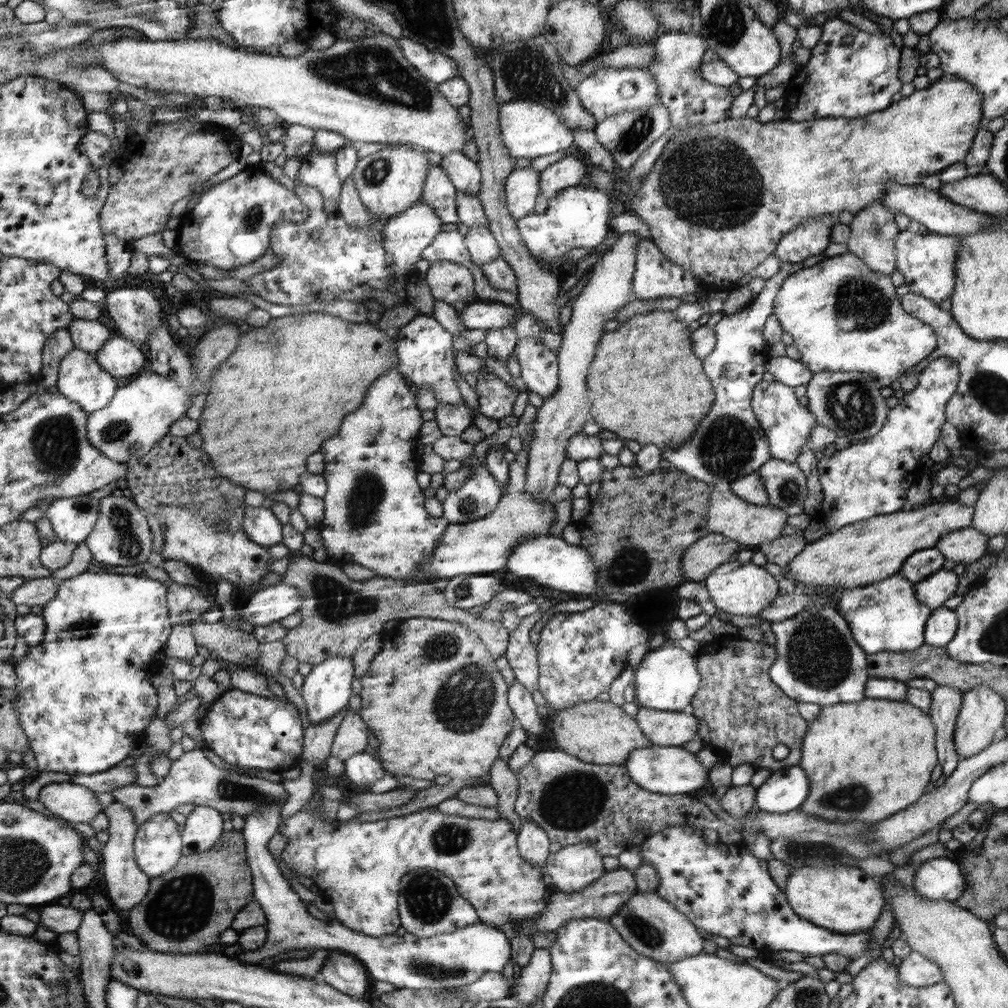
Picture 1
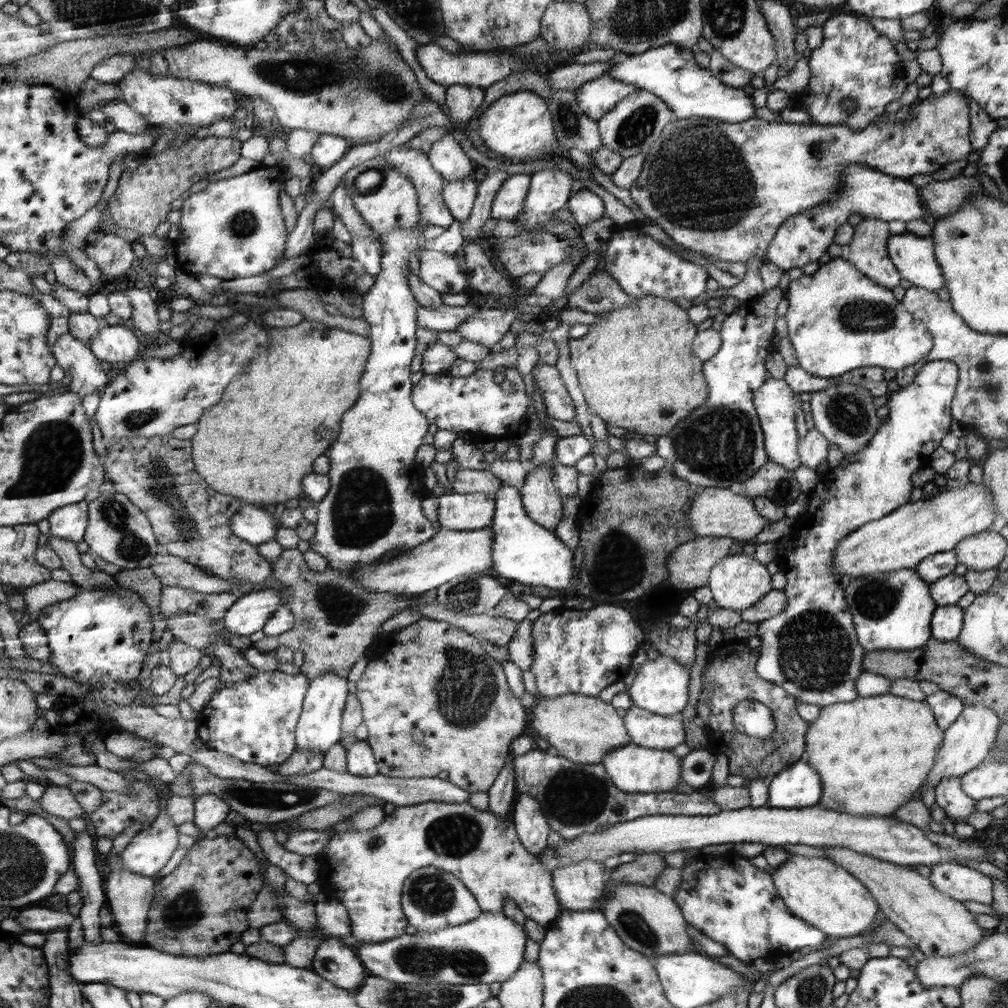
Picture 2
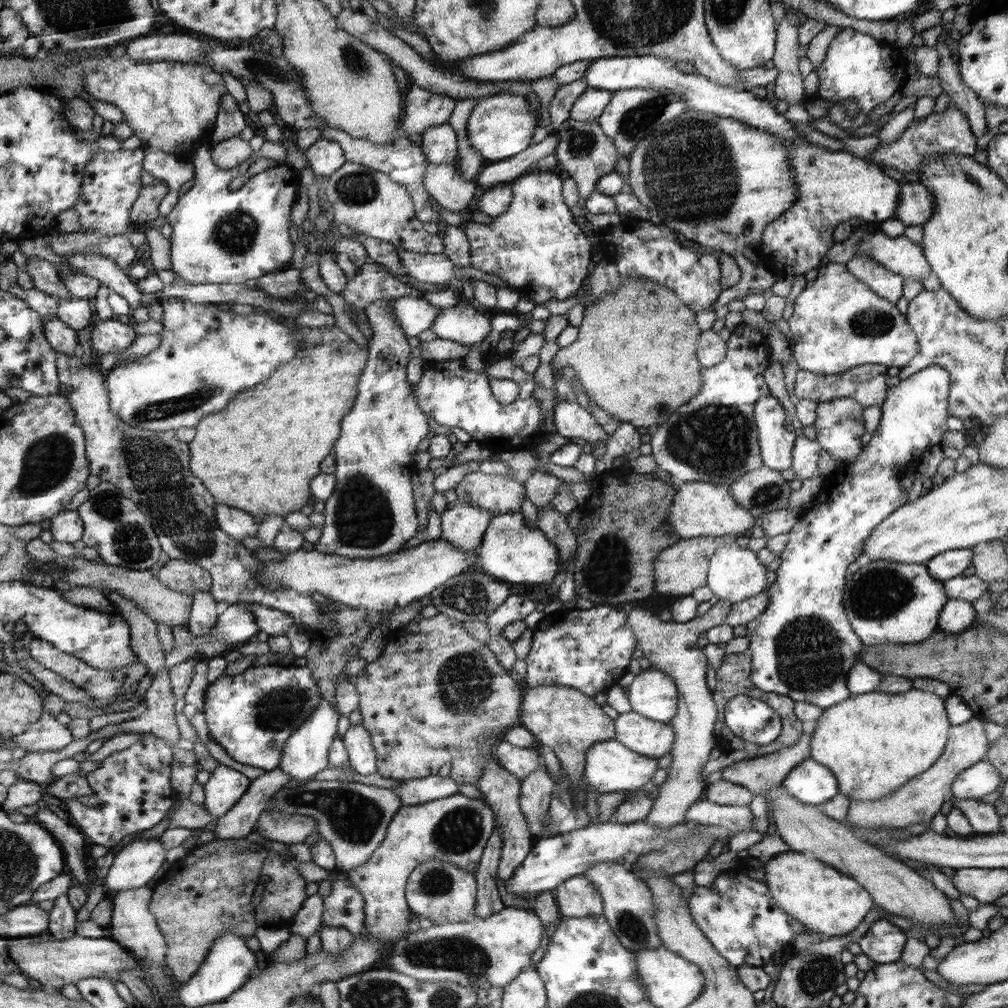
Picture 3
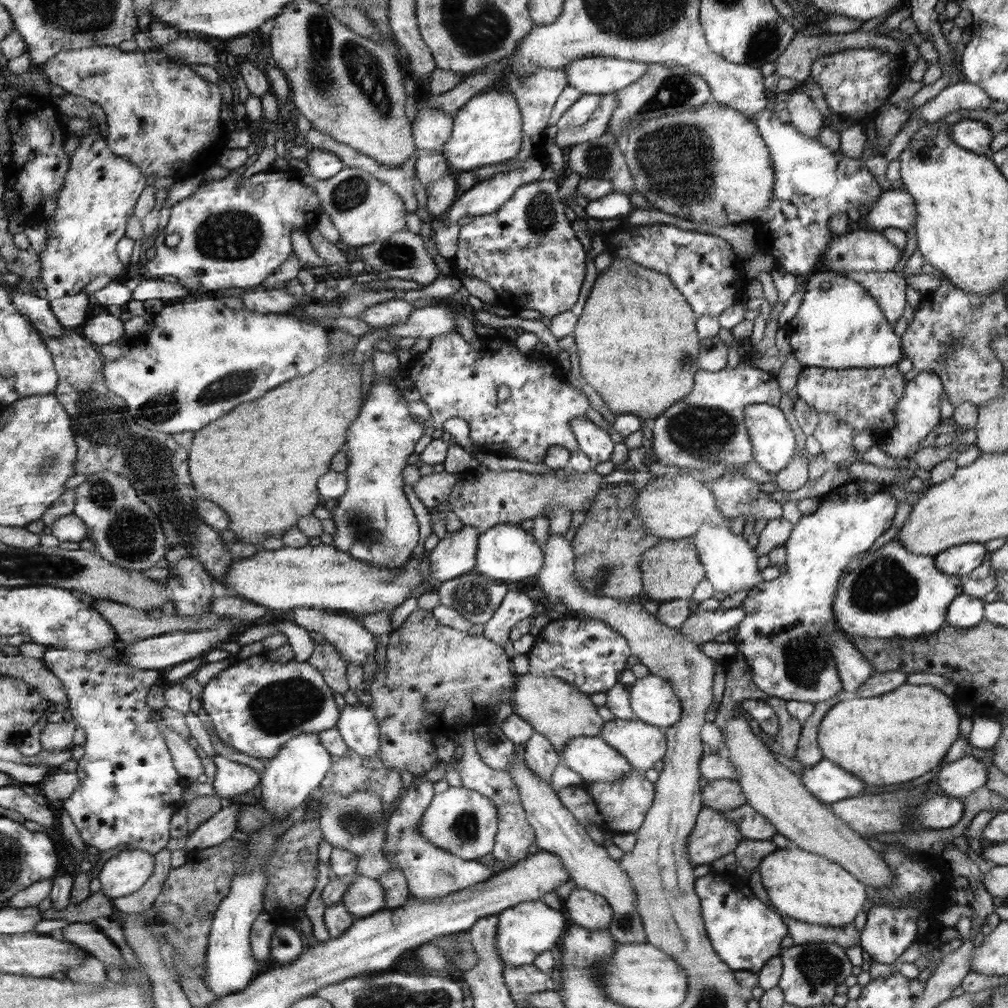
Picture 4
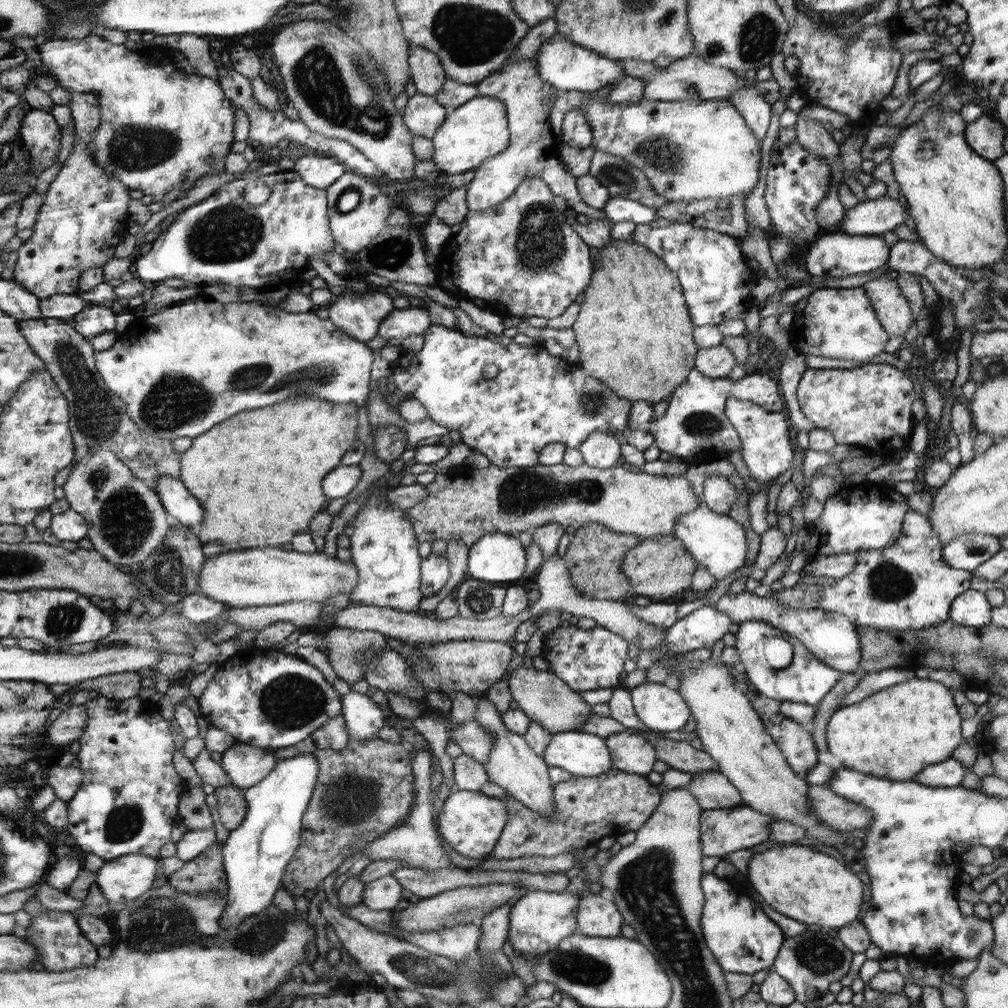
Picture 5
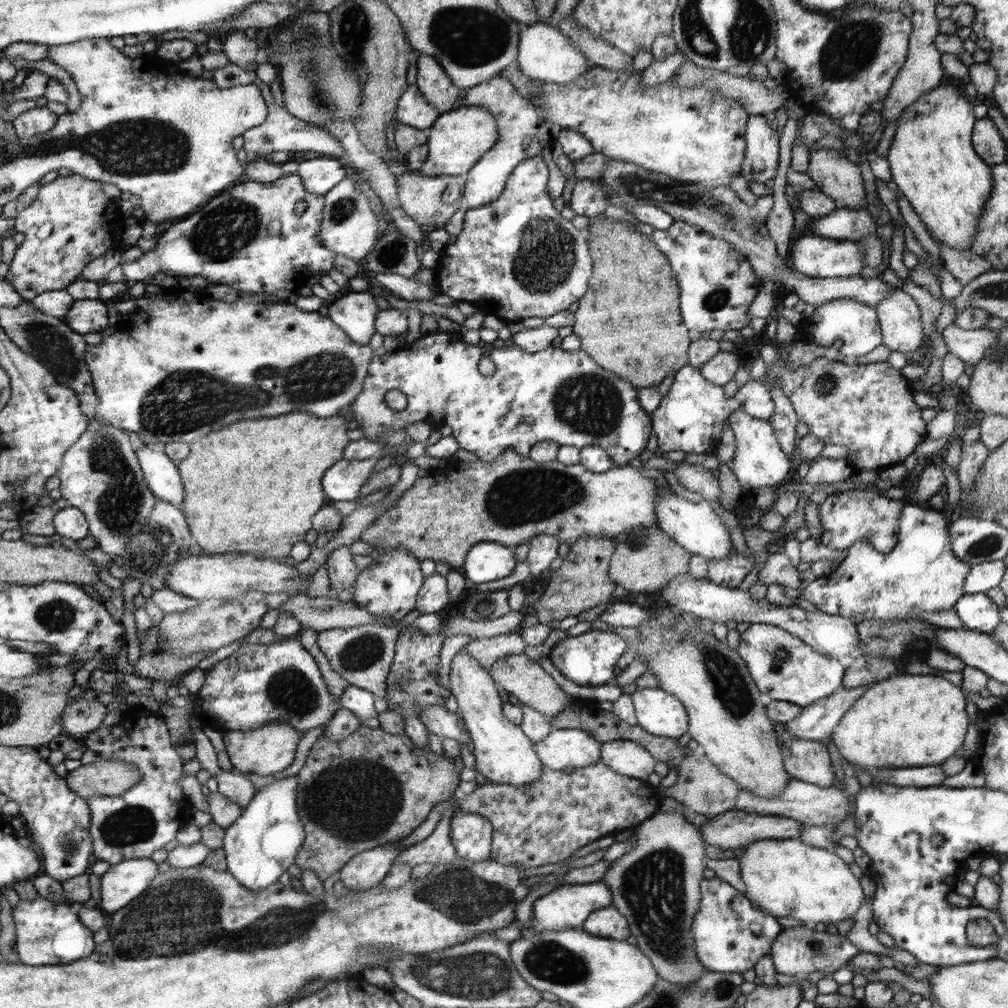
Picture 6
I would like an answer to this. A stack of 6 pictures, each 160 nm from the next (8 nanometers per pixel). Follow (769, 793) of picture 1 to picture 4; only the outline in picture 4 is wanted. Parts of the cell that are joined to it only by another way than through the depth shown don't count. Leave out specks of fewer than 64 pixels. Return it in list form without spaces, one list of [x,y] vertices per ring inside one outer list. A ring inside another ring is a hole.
[[[824,758],[818,764],[806,767],[801,779],[810,794],[827,805],[842,799],[862,796],[866,788],[866,785],[854,774],[842,770]]]

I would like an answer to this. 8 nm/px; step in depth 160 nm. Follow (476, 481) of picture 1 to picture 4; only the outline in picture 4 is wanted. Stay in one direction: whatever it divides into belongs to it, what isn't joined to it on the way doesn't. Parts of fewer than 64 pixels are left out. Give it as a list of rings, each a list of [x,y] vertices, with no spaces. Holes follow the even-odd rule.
[[[463,526],[458,532],[450,532],[438,542],[434,550],[428,554],[428,570],[433,590],[443,582],[454,580],[464,574],[474,572],[477,563],[478,530],[474,526]]]

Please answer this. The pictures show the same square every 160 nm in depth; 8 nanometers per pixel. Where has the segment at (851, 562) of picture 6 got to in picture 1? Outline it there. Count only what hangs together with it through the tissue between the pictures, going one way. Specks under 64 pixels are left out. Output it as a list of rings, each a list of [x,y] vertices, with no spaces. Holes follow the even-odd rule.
[[[901,575],[883,582],[855,586],[838,593],[838,613],[846,620],[854,640],[869,655],[878,652],[906,653],[920,648],[924,642],[924,629],[933,610],[916,599],[914,583]]]

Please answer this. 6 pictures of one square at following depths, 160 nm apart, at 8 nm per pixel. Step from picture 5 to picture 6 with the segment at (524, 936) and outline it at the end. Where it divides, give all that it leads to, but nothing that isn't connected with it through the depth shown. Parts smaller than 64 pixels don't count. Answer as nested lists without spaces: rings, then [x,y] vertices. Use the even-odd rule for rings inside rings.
[[[602,880],[586,884],[568,884],[548,894],[539,897],[533,904],[531,930],[529,932],[543,932],[543,930],[564,930],[565,928],[580,928],[585,920],[598,909],[613,904],[613,895],[609,886]]]

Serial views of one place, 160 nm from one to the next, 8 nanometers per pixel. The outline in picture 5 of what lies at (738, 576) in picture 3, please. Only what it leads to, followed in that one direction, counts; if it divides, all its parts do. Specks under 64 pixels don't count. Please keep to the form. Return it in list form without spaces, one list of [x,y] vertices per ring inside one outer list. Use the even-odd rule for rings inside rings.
[[[704,501],[696,510],[679,518],[677,526],[674,526],[673,535],[685,544],[689,554],[697,560],[697,564],[710,572],[717,581],[726,578],[728,574],[736,572],[746,564],[748,556],[746,556],[743,527],[736,524],[736,521],[728,515],[714,512]]]

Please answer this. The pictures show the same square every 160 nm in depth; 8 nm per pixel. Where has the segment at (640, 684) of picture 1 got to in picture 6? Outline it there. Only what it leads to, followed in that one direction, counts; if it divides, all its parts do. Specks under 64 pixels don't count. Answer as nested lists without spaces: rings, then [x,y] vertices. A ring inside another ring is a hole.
[[[638,687],[631,699],[637,716],[637,725],[646,732],[678,739],[689,730],[689,715],[681,699],[656,688]]]

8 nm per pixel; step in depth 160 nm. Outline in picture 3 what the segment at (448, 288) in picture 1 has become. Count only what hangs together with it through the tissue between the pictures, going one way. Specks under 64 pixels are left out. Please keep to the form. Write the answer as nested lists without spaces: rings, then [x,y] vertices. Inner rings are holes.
[[[395,246],[399,252],[402,264],[407,274],[413,276],[418,282],[426,284],[448,284],[458,287],[461,280],[454,273],[455,264],[444,254],[420,253],[403,250],[401,246]]]

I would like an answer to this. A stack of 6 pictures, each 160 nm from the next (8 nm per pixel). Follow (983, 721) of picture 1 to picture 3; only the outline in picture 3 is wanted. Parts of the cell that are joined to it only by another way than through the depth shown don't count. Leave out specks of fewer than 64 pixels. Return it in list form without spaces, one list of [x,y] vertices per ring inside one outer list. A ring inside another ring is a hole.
[[[976,714],[968,722],[950,727],[948,742],[940,755],[940,758],[928,770],[918,774],[902,785],[892,794],[887,794],[878,800],[852,800],[848,809],[847,821],[850,826],[867,829],[881,829],[886,827],[901,828],[916,823],[928,824],[931,828],[931,820],[940,813],[942,805],[951,794],[951,786],[958,775],[977,762],[986,760],[989,749],[989,738],[986,734],[983,718]]]

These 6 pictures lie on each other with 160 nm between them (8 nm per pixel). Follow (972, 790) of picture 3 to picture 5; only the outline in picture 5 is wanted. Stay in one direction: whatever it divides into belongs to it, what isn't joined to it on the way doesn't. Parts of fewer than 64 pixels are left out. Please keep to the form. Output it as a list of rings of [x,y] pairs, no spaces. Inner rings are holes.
[[[954,757],[946,759],[938,764],[931,764],[923,768],[912,781],[923,784],[924,786],[939,786],[954,788],[961,786],[960,783],[966,776],[966,767]]]

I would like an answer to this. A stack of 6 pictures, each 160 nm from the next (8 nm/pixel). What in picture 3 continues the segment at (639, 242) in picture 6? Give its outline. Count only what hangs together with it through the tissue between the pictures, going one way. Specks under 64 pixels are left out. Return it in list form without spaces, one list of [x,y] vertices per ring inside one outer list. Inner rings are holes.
[[[643,276],[622,282],[616,292],[586,307],[577,340],[570,346],[559,348],[551,363],[554,370],[565,366],[573,368],[575,378],[579,380],[585,394],[610,416],[636,427],[652,429],[658,424],[664,424],[682,404],[692,400],[702,390],[703,366],[697,358],[697,342],[701,338],[701,330],[697,325],[696,311],[686,306],[667,286]]]

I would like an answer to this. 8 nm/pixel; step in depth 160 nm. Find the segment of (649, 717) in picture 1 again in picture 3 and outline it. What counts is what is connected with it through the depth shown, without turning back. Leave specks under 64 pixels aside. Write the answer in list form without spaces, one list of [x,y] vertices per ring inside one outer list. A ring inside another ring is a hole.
[[[638,711],[619,714],[615,720],[618,742],[638,754],[659,759],[672,752],[675,742],[675,730],[670,723],[658,722]]]

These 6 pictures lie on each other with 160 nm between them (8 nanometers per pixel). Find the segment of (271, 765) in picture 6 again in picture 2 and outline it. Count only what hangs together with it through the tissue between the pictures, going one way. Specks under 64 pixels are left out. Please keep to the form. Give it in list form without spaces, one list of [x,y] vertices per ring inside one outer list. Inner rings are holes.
[[[205,794],[195,799],[194,824],[207,836],[213,834],[213,830],[220,822],[225,822],[231,812],[230,806],[215,794]]]

